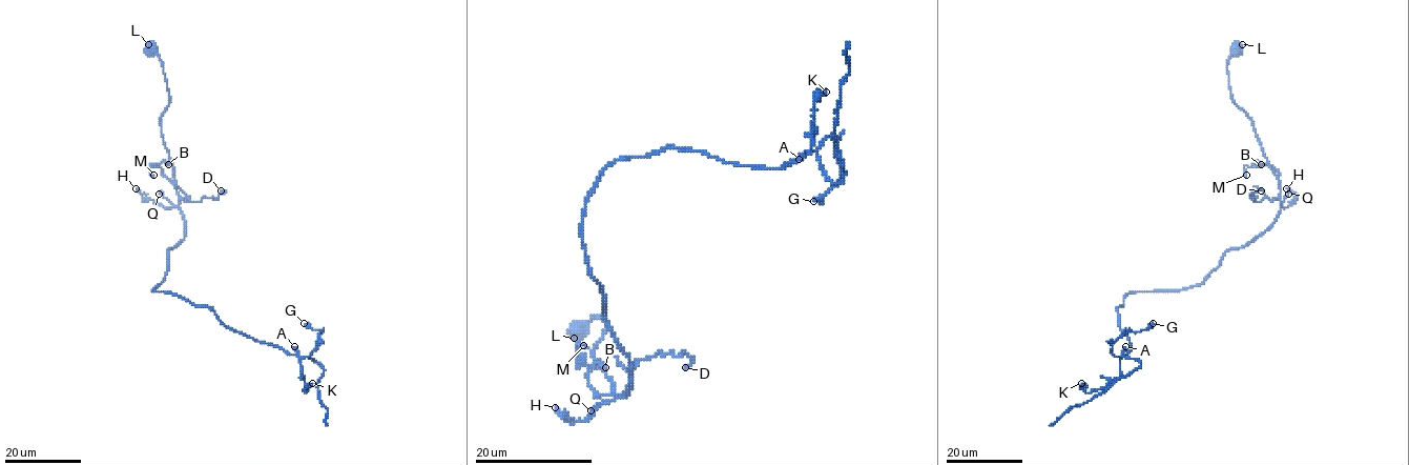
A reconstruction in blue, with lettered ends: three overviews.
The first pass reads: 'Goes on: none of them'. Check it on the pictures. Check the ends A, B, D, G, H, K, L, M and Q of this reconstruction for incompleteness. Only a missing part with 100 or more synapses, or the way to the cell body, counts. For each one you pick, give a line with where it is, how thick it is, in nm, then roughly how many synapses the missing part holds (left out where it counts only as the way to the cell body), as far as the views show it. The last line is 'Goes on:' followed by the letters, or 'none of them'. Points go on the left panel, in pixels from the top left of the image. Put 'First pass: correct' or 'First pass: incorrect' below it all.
Goes on: none of them
First pass: correct

